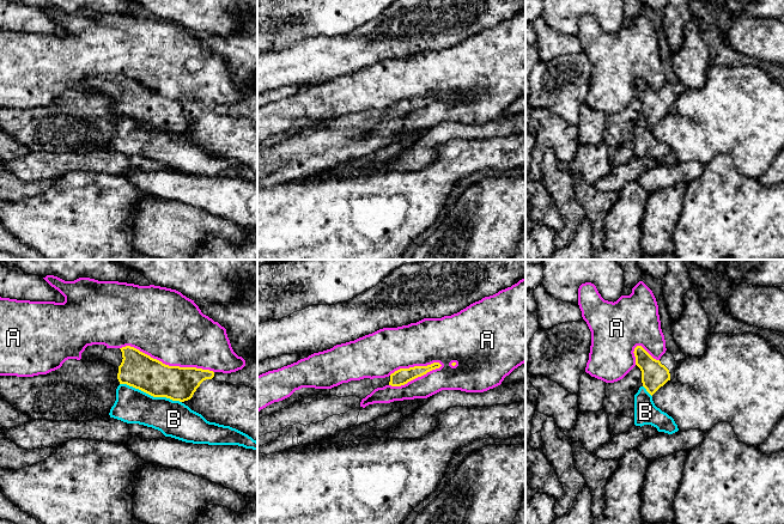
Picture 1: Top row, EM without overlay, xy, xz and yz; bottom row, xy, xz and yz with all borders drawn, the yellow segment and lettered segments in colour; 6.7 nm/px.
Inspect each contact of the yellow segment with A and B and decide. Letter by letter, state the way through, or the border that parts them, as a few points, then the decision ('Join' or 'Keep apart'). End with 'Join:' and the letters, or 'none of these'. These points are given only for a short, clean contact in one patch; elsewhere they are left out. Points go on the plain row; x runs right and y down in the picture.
A: Keep apart
B: Keep apart
Join: none of these

